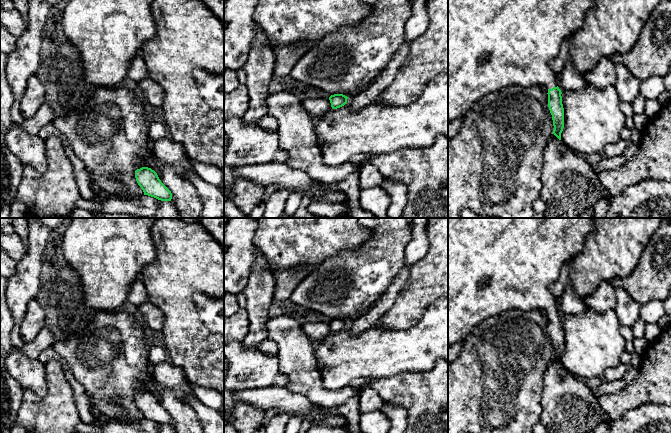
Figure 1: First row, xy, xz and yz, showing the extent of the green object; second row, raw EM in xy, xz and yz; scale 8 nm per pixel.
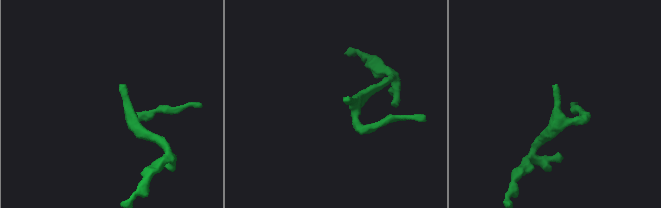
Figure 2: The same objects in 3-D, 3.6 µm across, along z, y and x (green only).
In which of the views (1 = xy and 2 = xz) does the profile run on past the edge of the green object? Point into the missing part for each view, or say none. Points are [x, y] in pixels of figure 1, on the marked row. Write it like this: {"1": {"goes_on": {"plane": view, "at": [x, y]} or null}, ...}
{"1": {"goes_on": null}, "2": {"goes_on": null}}

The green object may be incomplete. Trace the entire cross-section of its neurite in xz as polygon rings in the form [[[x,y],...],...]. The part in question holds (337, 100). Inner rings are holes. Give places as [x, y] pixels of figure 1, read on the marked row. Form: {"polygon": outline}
{"polygon": [[[334,94],[329,97],[333,109],[340,108],[347,103],[348,97],[343,94]]]}

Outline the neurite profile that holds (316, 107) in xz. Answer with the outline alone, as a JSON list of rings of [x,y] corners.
[[[329,97],[306,99],[301,101],[301,105],[315,120],[332,109]]]

